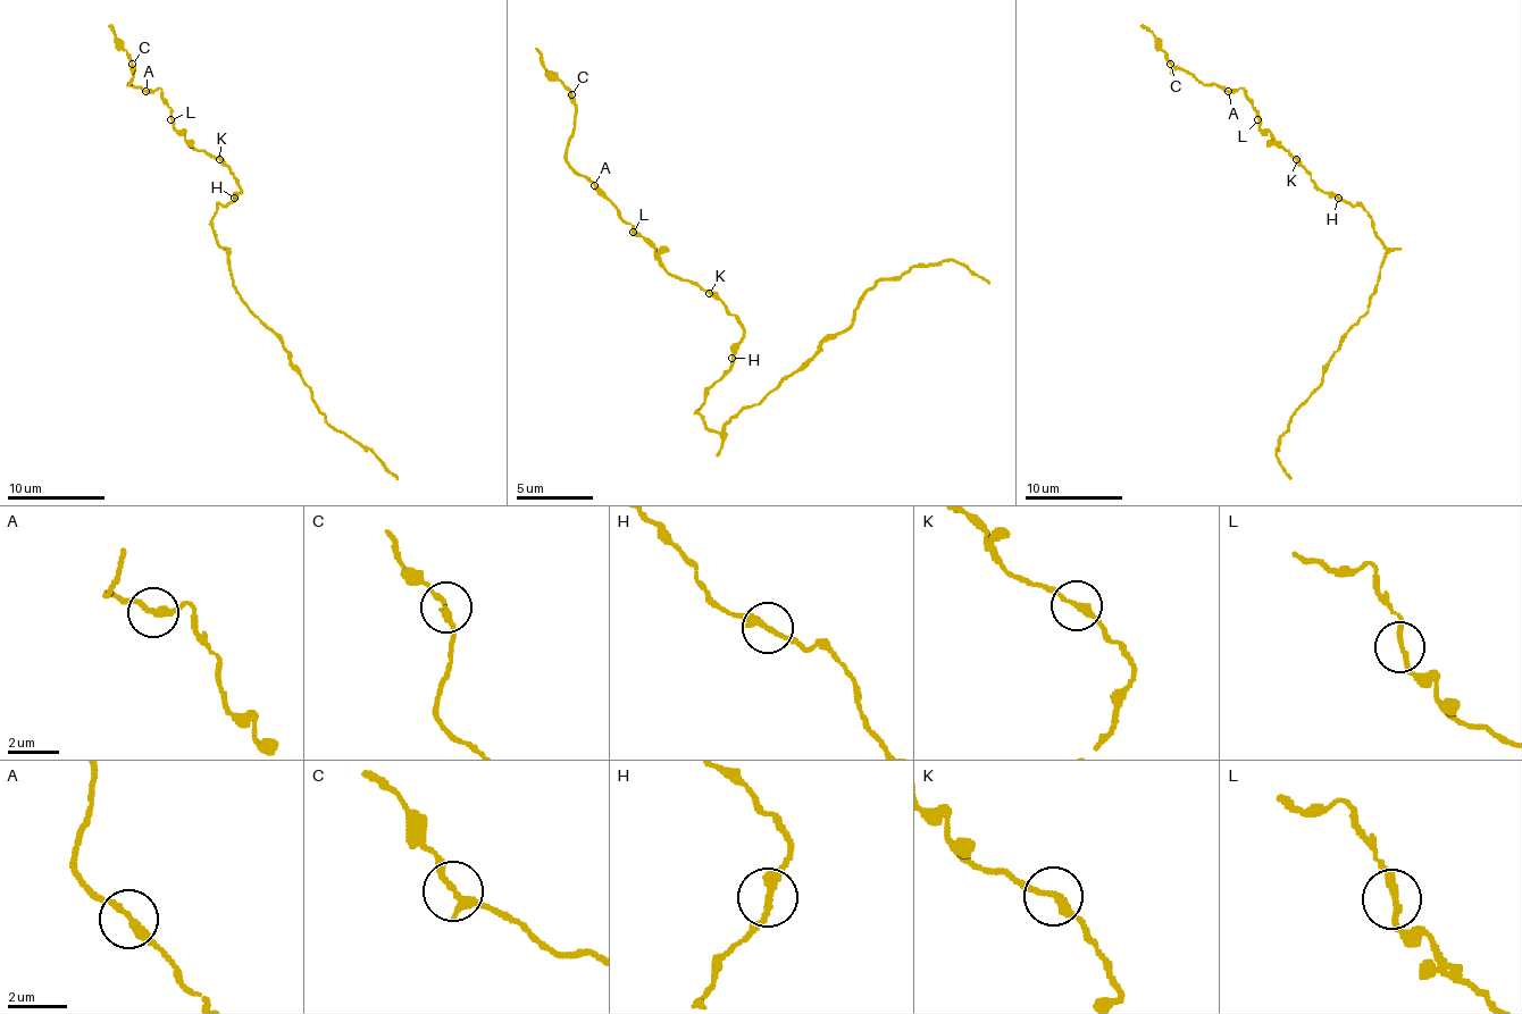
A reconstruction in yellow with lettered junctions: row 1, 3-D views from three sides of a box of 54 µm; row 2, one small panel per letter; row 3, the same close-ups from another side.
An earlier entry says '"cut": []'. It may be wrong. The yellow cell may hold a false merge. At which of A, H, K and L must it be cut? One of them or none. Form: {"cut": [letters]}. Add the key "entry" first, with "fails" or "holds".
{"entry": "holds", "cut": []}

